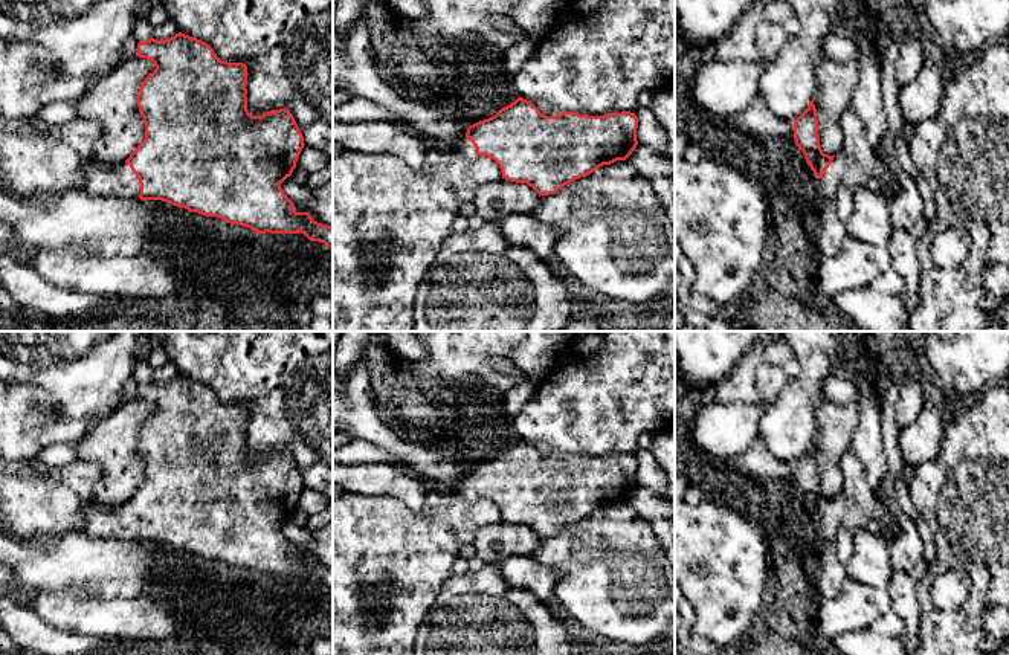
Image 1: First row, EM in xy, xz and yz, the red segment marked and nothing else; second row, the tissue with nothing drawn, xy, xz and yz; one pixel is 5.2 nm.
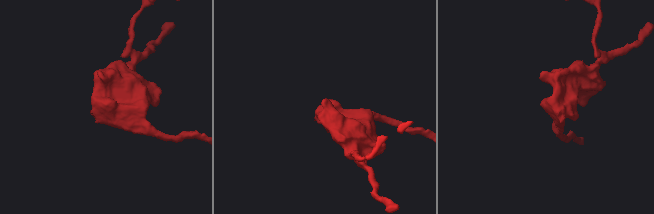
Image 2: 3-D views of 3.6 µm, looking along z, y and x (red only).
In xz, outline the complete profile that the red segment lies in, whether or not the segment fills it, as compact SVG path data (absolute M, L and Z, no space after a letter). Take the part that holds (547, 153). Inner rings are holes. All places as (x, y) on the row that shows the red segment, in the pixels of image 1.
M519 96L495 116L470 125L466 136L447 144L444 151L459 151L469 157L487 156L499 165L502 179L527 183L540 197L556 194L603 165L626 160L638 145L637 128L638 118L630 111L603 116L563 111L545 116L534 104Z

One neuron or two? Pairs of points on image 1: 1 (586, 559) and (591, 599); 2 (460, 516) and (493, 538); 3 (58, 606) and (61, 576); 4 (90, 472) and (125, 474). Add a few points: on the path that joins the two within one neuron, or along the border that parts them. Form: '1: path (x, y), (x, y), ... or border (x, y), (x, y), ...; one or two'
1: path (591, 568), (591, 590); one
2: border (501, 519), (481, 527), (470, 542); two
3: border (40, 591), (64, 591), (74, 596), (95, 597); two
4: border (78, 458), (101, 469), (89, 503); two

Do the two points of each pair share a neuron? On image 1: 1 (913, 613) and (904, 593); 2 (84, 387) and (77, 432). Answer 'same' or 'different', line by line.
1: same
2: different

